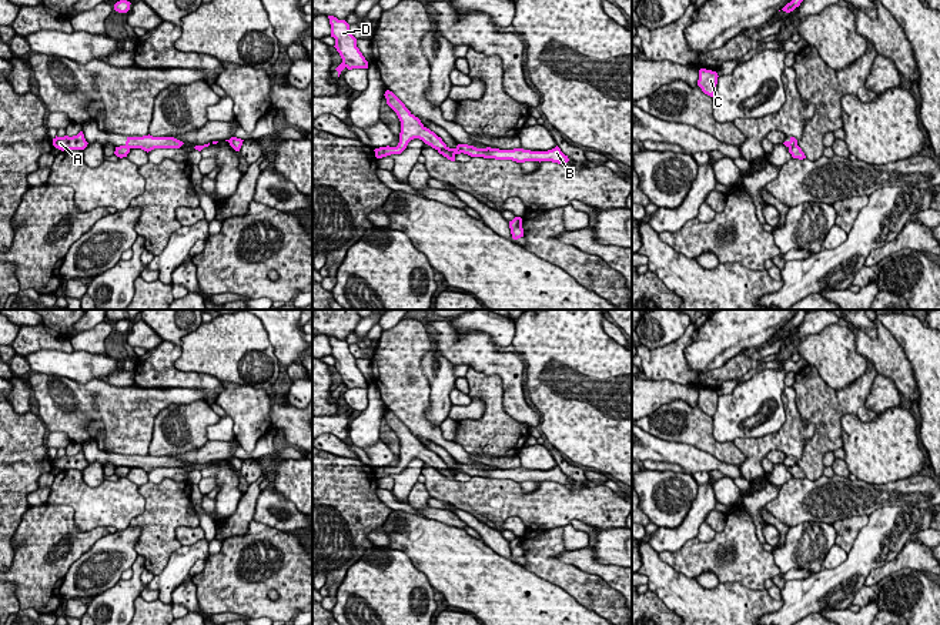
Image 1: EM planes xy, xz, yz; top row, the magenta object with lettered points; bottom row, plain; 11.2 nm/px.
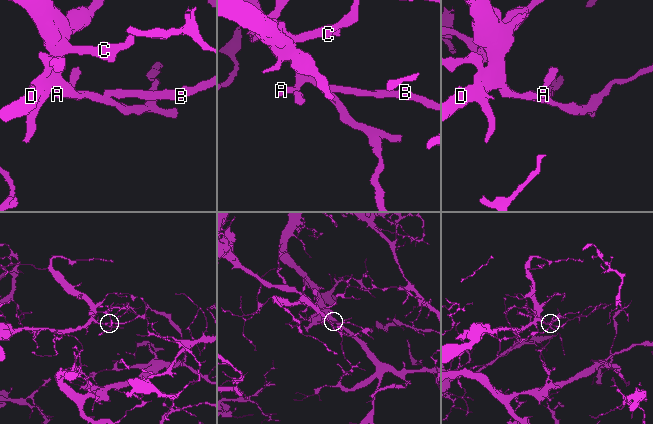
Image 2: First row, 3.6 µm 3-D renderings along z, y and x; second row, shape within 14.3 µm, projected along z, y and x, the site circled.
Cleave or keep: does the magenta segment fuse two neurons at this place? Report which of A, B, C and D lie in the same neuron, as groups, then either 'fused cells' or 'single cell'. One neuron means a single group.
groups A C D / B; fused cells

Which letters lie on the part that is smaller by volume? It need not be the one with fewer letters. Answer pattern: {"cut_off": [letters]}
{"cut_off": ["B"]}

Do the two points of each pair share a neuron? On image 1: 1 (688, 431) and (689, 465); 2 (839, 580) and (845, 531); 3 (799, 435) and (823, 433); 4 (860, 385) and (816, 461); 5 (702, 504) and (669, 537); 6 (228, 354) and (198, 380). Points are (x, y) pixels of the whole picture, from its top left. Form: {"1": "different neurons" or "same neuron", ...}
{"1": "different neurons", "2": "different neurons", "3": "different neurons", "4": "same neuron", "5": "same neuron", "6": "different neurons"}

